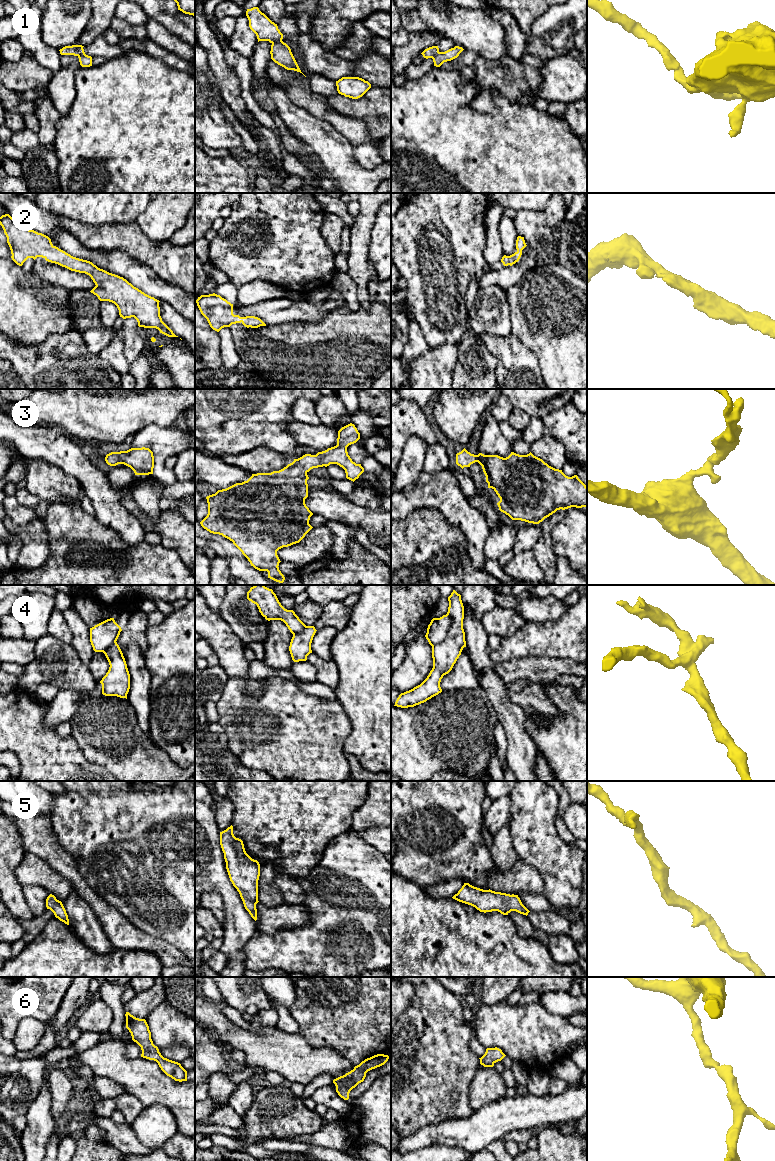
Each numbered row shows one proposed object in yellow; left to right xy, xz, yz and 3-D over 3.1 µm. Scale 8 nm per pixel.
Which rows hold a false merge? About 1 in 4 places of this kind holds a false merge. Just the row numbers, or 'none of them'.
1

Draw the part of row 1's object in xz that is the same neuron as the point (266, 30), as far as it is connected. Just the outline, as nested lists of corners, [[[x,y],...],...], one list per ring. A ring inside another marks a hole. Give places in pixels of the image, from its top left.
[[[258,7],[247,9],[246,16],[250,29],[256,34],[259,41],[278,42],[283,39],[283,34],[277,24],[272,22]]]

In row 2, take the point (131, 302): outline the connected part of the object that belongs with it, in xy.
[[[9,214],[0,217],[0,225],[7,237],[12,260],[19,266],[28,258],[42,257],[71,271],[91,277],[95,287],[90,291],[100,301],[114,303],[123,319],[134,317],[139,327],[156,328],[168,337],[178,337],[162,321],[159,300],[134,287],[123,277],[98,268],[92,262],[71,256],[54,246],[51,239],[29,230]]]

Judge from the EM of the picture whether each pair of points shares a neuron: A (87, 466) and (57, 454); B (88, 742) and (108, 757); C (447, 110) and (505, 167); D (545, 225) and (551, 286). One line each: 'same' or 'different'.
A: same
B: same
C: same
D: different

